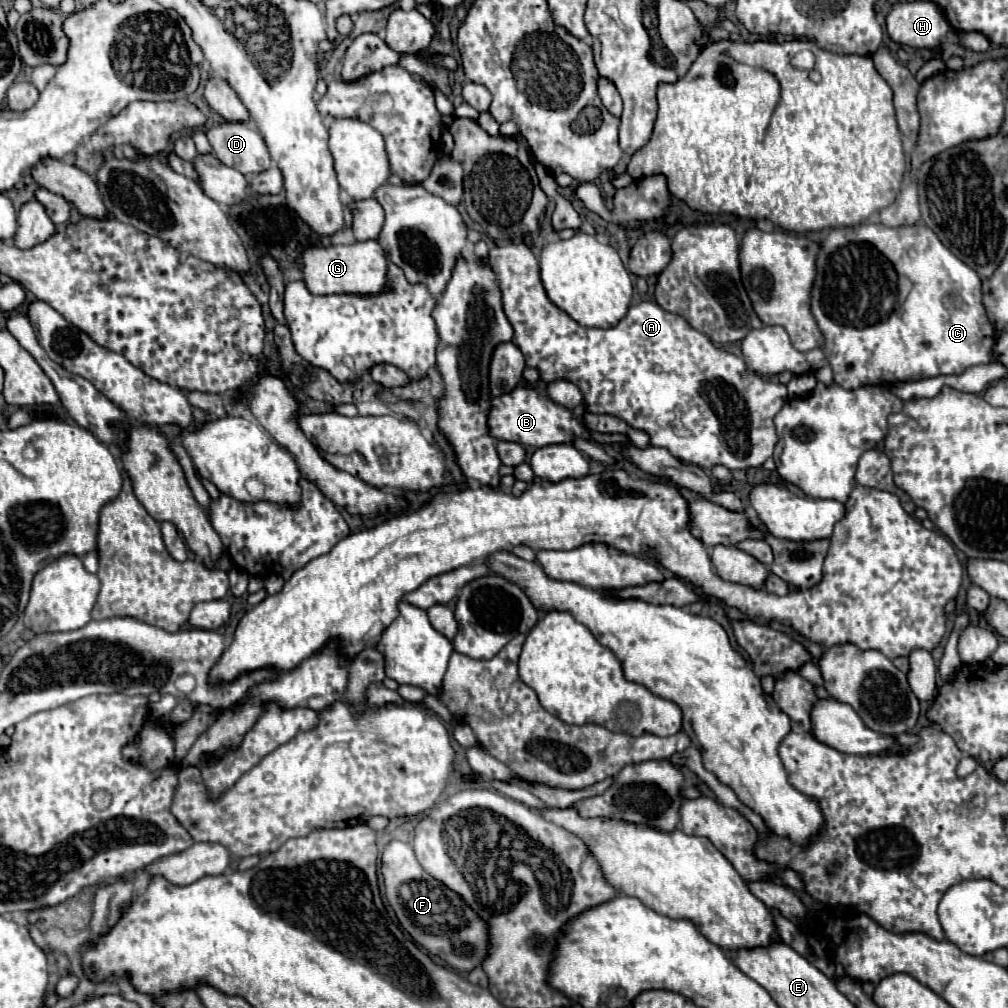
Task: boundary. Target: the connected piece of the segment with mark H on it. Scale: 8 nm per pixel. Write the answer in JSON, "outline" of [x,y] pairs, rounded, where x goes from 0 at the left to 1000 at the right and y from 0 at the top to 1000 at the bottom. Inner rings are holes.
{"outline":[[[906,1],[906,3],[894,3],[890,5],[882,15],[880,15],[880,33],[884,37],[884,41],[888,43],[896,43],[896,45],[904,45],[904,47],[914,47],[914,49],[922,49],[926,53],[926,59],[920,61],[920,64],[916,64],[910,72],[910,80],[916,82],[918,78],[938,70],[938,63],[934,59],[934,39],[943,33],[943,25],[939,21],[939,17],[936,15],[936,9],[926,3],[926,1]]]}

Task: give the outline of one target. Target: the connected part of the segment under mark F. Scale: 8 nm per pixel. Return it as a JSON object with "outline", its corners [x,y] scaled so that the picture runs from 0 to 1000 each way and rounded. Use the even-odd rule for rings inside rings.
{"outline":[[[384,836],[378,854],[384,892],[392,902],[396,916],[410,930],[410,934],[455,963],[467,963],[469,959],[475,959],[483,947],[483,922],[479,914],[471,910],[471,904],[463,902],[461,894],[453,886],[447,886],[420,864],[406,836]]]}

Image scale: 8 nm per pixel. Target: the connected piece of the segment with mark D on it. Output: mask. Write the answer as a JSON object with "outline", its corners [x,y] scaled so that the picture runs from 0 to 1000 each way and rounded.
{"outline":[[[247,120],[213,122],[203,130],[203,134],[215,158],[241,174],[257,172],[269,166],[265,144]]]}

